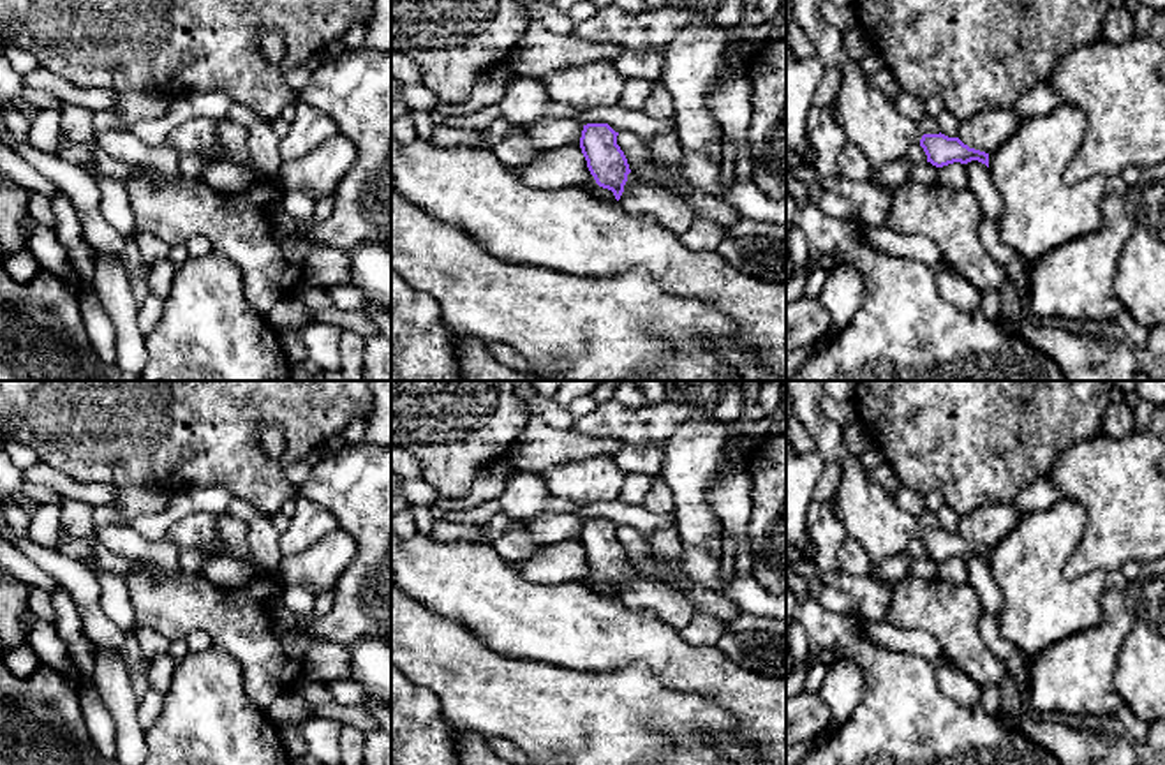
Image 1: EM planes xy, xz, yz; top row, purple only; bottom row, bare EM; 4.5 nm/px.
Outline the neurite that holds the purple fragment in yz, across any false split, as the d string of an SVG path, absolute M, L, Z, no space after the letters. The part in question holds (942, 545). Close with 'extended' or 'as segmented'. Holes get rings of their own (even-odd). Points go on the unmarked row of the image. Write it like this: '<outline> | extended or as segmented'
M786 381L786 388L793 398L793 414L813 437L816 451L825 462L841 464L842 476L834 511L848 536L864 546L872 566L904 552L913 539L920 539L927 557L936 562L971 555L989 562L989 548L941 527L922 529L915 516L897 506L892 494L869 479L860 458L846 446L842 427L821 409L827 381Z | extended

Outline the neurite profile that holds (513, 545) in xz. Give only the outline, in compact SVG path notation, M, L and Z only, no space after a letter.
M511 527L501 538L492 541L495 552L508 562L518 561L527 564L536 555L543 553L548 545L536 545L523 527Z

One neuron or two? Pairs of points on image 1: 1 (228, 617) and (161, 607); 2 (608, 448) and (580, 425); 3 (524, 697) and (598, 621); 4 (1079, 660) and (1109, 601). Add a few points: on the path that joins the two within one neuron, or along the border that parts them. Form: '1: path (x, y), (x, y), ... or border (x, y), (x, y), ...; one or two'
1: path (212, 610), (207, 607), (177, 607); one
2: border (571, 427), (582, 434), (612, 438), (623, 445); two
3: border (515, 656), (596, 672); two
4: path (1093, 646), (1109, 630), (1109, 616); one

